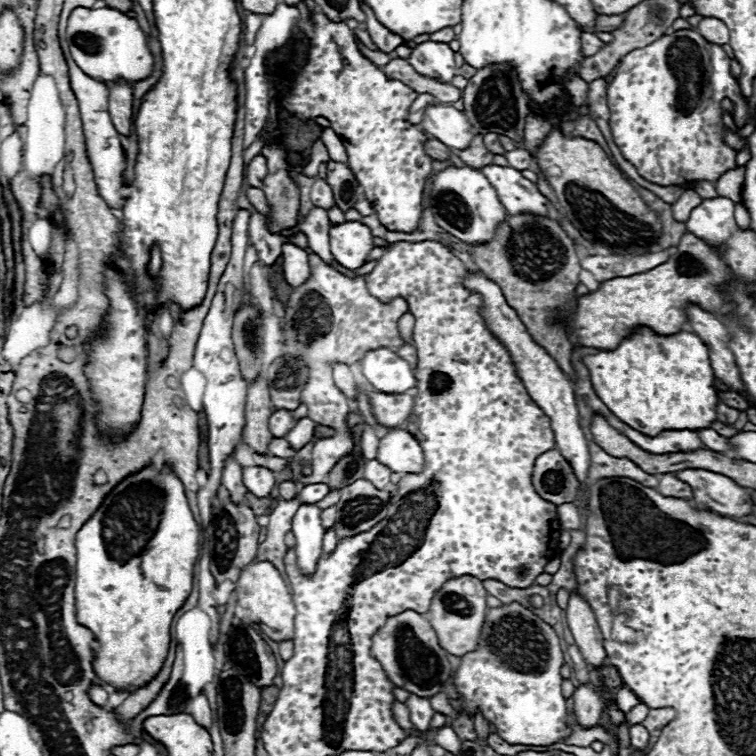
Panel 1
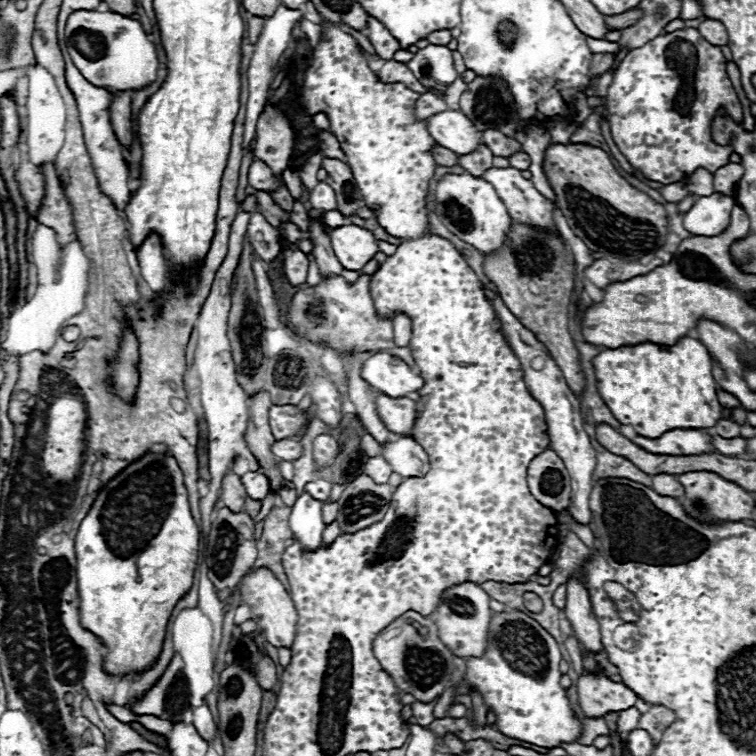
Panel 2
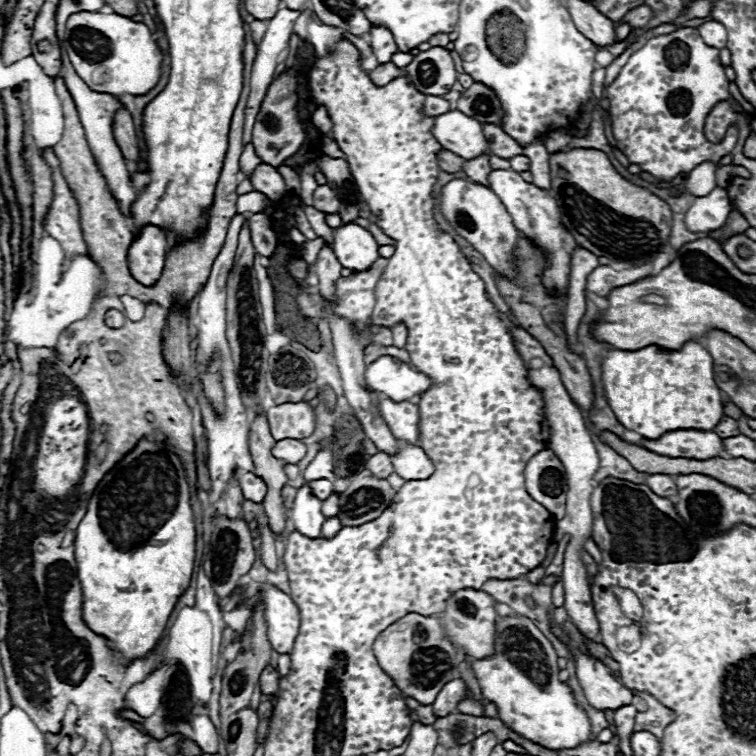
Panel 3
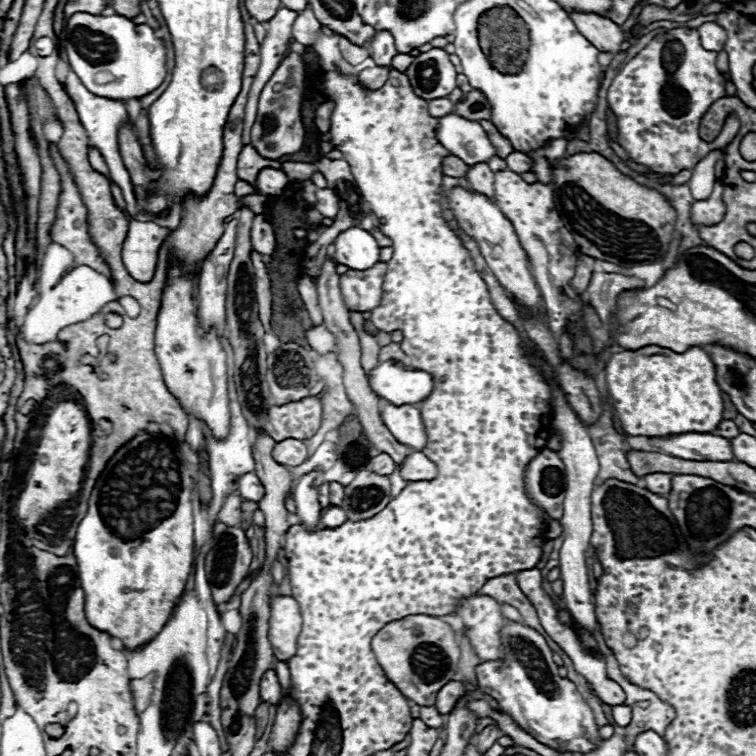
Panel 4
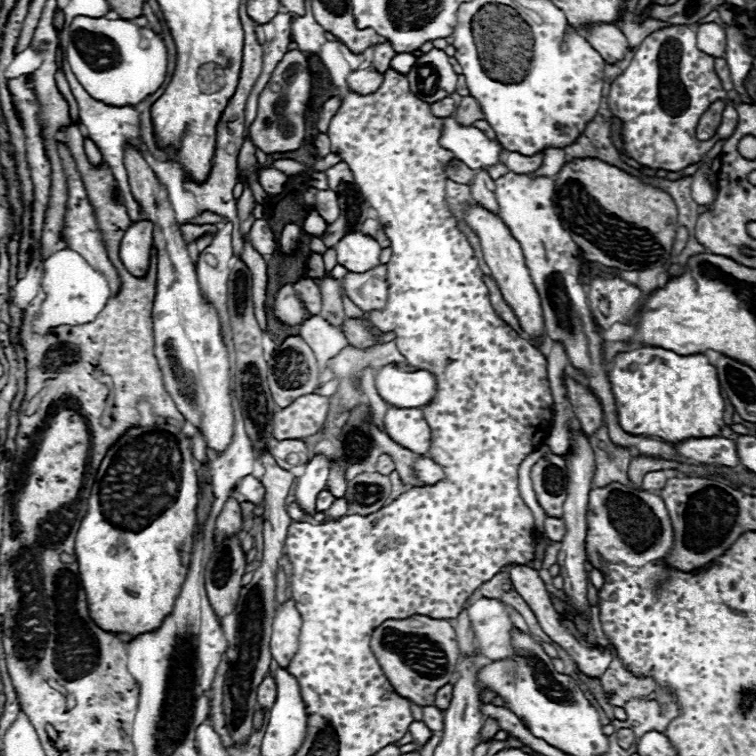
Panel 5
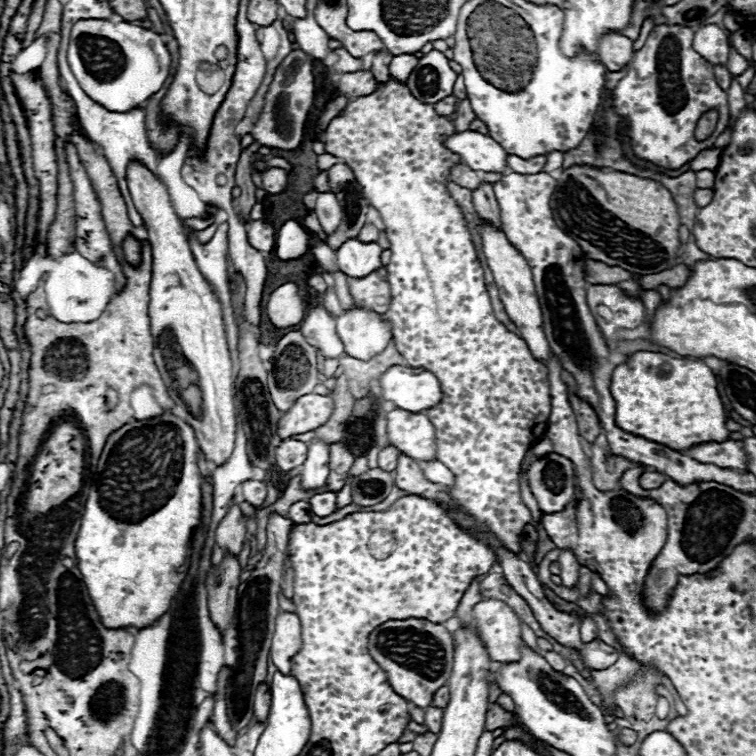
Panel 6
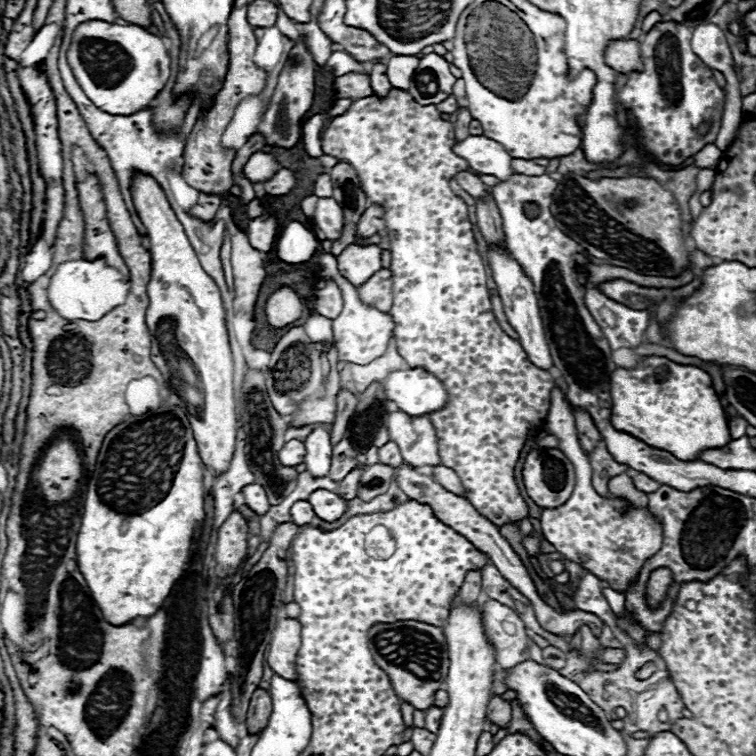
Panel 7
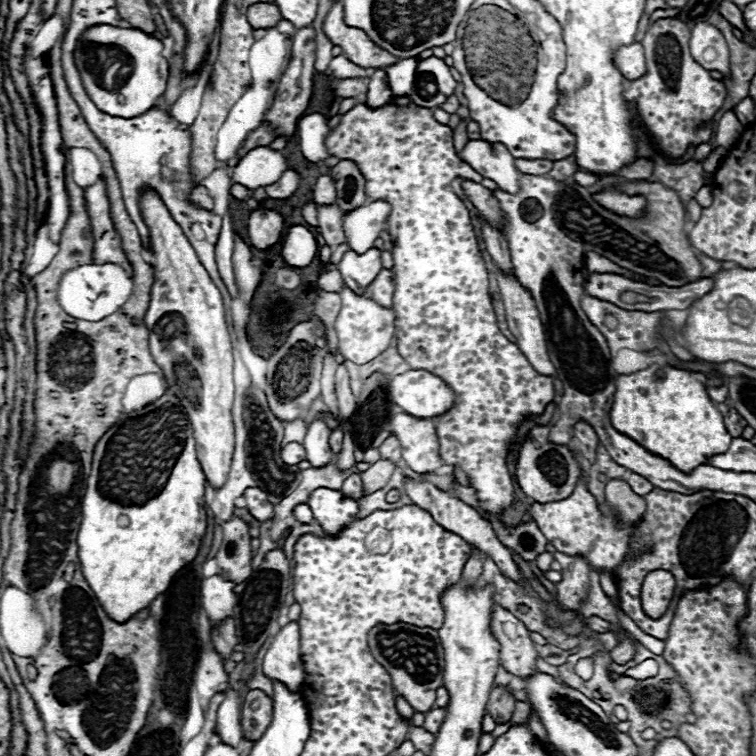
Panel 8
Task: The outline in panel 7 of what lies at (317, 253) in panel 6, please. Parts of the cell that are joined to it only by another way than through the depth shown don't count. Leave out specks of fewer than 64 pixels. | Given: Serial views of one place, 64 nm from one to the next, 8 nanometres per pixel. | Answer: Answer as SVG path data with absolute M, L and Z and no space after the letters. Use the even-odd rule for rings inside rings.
M324 251L319 255L319 277L334 278L338 288L342 290L342 298L344 298L344 308L342 314L334 320L332 328L334 328L334 338L336 338L336 346L338 346L338 358L344 362L356 362L356 364L368 364L374 358L382 356L390 338L392 338L392 330L394 330L394 322L392 316L386 312L380 312L372 306L366 306L360 302L358 292L354 286L350 286L350 282L346 282L346 278L342 278L337 268L336 258Z

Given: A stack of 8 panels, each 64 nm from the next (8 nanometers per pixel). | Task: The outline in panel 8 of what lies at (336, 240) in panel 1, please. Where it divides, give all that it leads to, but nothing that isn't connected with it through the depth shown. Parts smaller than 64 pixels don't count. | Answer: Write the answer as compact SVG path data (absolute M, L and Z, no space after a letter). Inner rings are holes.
M370 248L366 254L356 254L354 250L348 250L342 260L338 262L338 270L342 274L342 280L348 288L352 288L356 294L362 294L364 288L378 276L382 270L380 264L380 250Z

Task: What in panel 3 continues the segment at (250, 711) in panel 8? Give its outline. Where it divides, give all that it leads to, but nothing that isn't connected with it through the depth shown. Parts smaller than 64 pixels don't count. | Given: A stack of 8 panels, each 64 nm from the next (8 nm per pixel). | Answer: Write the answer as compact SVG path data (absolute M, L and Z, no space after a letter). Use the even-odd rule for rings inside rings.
M266 666L266 670L262 670L262 674L260 674L262 694L266 694L266 696L276 696L276 694L278 694L278 682L280 682L278 670L272 668L272 666Z

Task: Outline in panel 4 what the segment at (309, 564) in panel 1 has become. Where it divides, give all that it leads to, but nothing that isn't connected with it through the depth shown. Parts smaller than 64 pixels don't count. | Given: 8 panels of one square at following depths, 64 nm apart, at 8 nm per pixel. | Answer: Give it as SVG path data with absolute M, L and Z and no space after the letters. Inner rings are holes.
M310 472L298 480L296 488L292 488L294 502L296 502L296 516L300 524L304 524L310 530L316 530L320 522L322 506L318 502L318 486L322 482L324 476L320 472Z

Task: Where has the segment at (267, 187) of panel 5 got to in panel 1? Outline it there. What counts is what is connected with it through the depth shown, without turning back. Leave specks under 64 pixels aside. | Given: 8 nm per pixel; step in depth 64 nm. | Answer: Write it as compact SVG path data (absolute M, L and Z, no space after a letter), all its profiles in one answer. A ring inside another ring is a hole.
M262 154L254 156L254 158L250 160L250 164L246 166L246 180L248 180L248 184L262 188L262 180L264 180L266 174L268 174L266 158L264 158Z

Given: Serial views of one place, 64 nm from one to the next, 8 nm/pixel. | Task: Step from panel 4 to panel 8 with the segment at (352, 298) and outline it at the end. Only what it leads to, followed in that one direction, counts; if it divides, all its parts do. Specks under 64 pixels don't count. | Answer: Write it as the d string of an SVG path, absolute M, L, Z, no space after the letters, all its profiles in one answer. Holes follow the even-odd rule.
M380 270L378 278L370 282L370 286L364 290L364 296L378 302L380 306L390 308L392 306L392 296L394 296L394 272L392 270Z

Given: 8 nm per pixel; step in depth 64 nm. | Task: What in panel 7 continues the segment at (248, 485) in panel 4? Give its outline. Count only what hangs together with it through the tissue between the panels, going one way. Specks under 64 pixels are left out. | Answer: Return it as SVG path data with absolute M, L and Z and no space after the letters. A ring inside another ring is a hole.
M250 484L250 486L244 486L242 488L242 494L246 498L246 504L256 512L256 514L264 514L270 504L268 504L268 498L266 498L266 490L260 486L260 484Z

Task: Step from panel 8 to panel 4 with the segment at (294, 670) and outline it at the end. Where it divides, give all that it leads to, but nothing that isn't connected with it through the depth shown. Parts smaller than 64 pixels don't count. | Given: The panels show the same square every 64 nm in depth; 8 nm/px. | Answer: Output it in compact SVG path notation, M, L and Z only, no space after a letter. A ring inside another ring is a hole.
M290 596L270 598L270 644L278 660L290 660L296 654L302 616L298 602Z

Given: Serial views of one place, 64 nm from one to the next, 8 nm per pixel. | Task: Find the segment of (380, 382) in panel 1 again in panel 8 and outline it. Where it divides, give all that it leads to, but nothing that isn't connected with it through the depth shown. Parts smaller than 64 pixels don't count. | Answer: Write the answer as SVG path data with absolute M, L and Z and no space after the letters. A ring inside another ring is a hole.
M408 370L390 380L390 400L414 418L434 418L454 404L454 392L426 370Z

